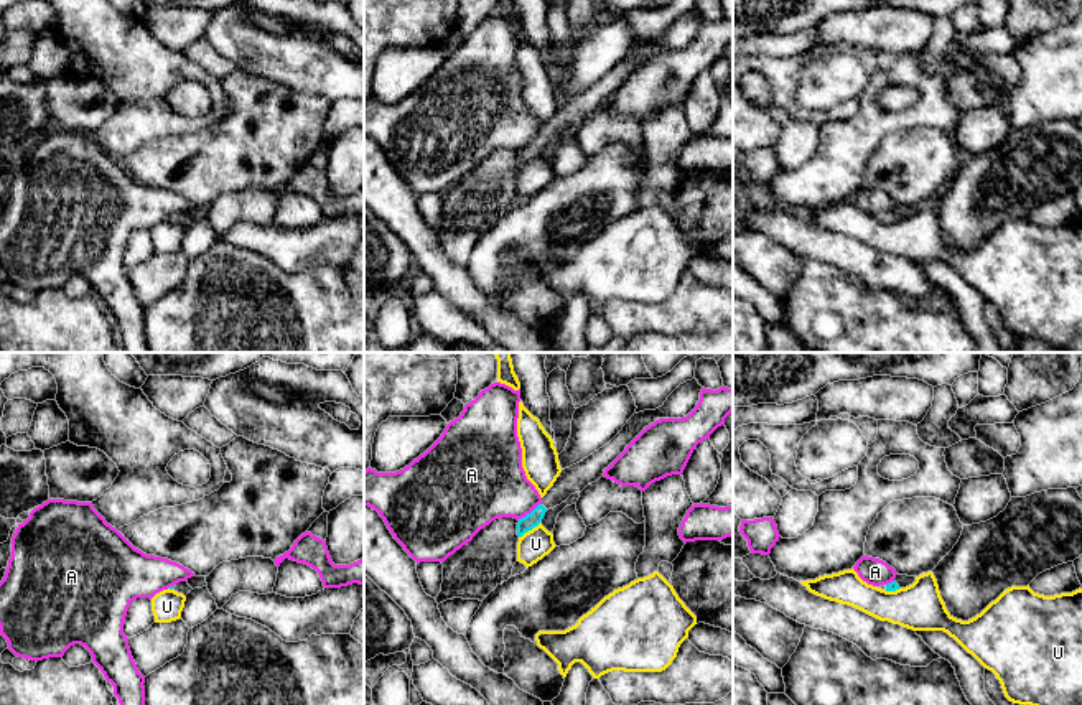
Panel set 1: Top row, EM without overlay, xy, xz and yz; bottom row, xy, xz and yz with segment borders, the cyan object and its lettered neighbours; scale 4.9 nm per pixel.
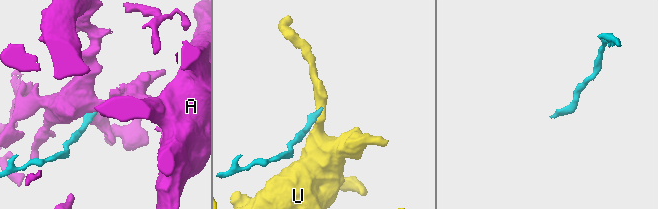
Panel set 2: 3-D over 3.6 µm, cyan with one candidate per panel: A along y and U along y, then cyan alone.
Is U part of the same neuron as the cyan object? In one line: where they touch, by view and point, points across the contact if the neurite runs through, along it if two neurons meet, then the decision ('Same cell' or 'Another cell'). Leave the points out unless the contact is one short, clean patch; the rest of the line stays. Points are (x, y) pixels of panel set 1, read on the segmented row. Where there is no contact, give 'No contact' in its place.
Touches cyan at xz (529, 529). Boundary: xz (540, 521), (519, 537). Another cell

